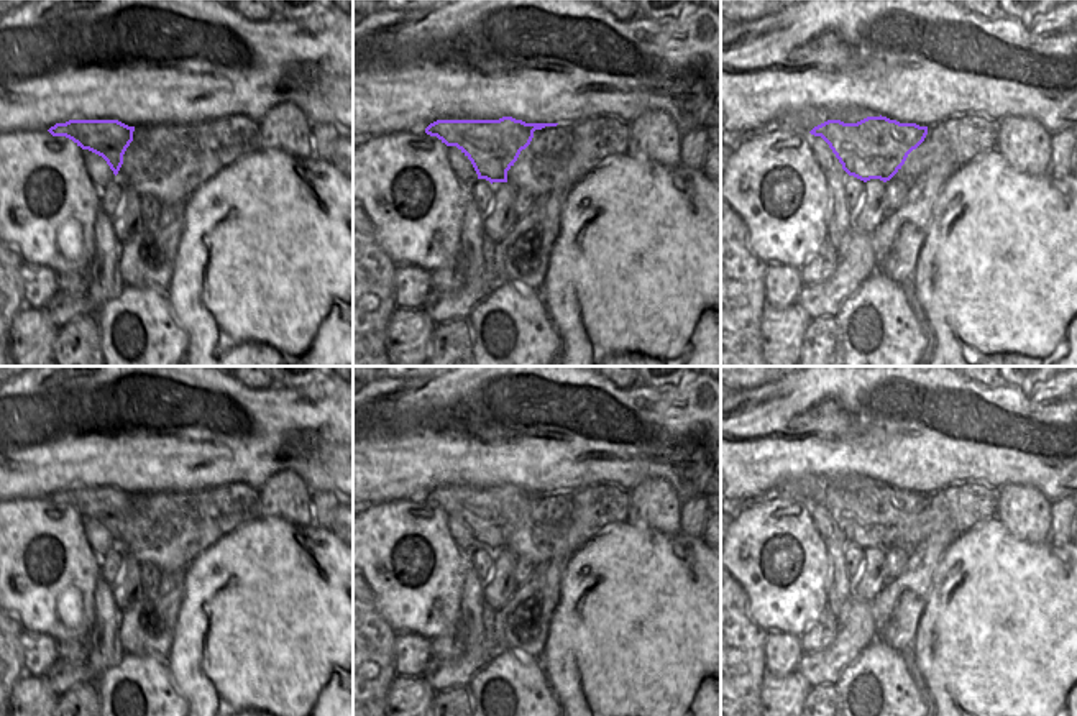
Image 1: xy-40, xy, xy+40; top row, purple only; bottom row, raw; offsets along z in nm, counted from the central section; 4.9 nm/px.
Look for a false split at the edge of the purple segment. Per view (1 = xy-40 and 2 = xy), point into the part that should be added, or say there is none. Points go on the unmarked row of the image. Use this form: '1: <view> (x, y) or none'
1: none
2: none

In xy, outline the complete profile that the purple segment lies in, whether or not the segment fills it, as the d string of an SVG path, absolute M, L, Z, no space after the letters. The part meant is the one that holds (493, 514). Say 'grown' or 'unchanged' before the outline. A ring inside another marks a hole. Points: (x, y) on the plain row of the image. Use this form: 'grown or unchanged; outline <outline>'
unchanged; outline M512 484L499 488L437 488L425 501L447 514L456 514L473 532L478 547L507 550L507 539L525 517L535 498L558 491L525 491Z

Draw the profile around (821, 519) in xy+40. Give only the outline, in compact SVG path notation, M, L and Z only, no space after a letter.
M803 501L803 506L809 512L813 519L813 526L816 527L816 530L824 540L841 540L842 539L842 532L839 530L839 527L836 526L829 512L821 504Z

